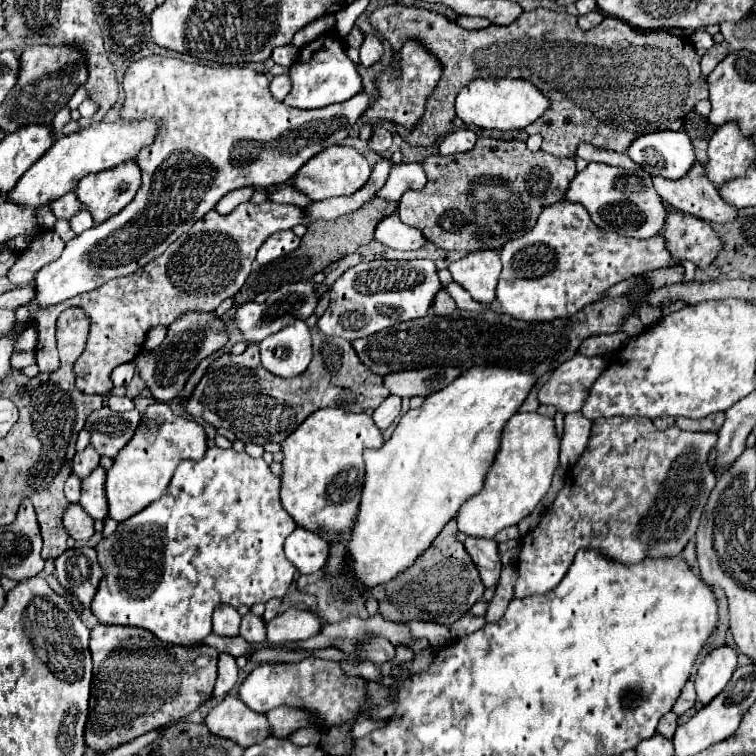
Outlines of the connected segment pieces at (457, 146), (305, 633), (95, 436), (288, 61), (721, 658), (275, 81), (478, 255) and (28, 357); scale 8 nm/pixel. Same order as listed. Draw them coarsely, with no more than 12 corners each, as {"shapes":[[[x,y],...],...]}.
{"shapes":[[[453,130],[439,144],[439,154],[459,154],[473,148],[477,134]],[[289,608],[267,624],[267,642],[319,634],[321,620]],[[103,406],[87,418],[91,444],[115,458],[133,438],[141,414]],[[293,44],[275,48],[271,58],[275,64],[293,66],[299,48]],[[713,650],[697,670],[697,702],[707,706],[731,680],[737,654]],[[287,74],[273,76],[269,90],[283,100],[291,90]],[[477,250],[449,272],[477,302],[491,304],[499,250]],[[35,352],[13,354],[13,366],[35,364]]]}

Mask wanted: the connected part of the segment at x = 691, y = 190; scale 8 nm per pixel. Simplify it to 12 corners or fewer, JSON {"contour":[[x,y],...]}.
{"contour":[[705,166],[683,178],[653,174],[657,194],[683,212],[723,224],[737,214],[719,198]]}

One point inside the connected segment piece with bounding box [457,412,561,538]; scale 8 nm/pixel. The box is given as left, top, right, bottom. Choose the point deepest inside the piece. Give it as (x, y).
(521, 475)

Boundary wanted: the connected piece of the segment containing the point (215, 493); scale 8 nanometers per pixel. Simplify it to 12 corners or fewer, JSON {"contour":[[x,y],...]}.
{"contour":[[209,448],[97,544],[101,624],[191,648],[283,598],[263,458]]}

